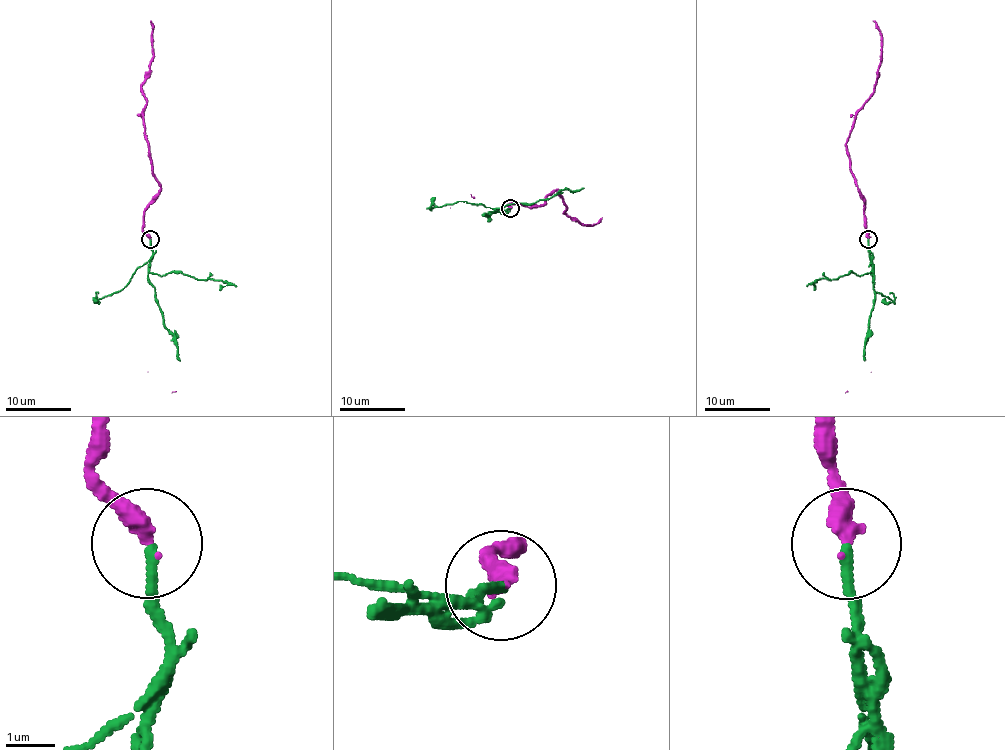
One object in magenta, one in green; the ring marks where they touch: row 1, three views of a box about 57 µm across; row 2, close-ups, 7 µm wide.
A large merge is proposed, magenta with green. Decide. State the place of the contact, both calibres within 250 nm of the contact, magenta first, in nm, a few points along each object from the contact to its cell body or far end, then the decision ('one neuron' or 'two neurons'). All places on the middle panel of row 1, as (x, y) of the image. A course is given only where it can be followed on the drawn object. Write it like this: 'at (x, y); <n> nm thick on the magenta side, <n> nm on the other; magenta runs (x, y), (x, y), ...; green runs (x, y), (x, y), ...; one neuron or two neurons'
at (510, 208); 360 nm thick on the magenta side, 200 nm on the other; magenta runs (509, 209), (509, 204), (543, 205), (547, 195), (558, 189), (567, 215), (584, 225), (594, 226), (602, 218); green runs (509, 209), (495, 210), (507, 205), (549, 199), (561, 189), (579, 191), (583, 187); two neurons

